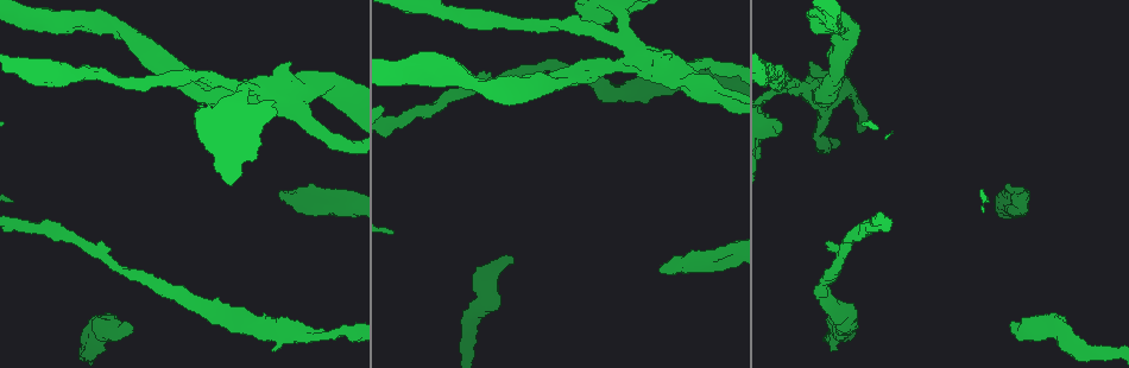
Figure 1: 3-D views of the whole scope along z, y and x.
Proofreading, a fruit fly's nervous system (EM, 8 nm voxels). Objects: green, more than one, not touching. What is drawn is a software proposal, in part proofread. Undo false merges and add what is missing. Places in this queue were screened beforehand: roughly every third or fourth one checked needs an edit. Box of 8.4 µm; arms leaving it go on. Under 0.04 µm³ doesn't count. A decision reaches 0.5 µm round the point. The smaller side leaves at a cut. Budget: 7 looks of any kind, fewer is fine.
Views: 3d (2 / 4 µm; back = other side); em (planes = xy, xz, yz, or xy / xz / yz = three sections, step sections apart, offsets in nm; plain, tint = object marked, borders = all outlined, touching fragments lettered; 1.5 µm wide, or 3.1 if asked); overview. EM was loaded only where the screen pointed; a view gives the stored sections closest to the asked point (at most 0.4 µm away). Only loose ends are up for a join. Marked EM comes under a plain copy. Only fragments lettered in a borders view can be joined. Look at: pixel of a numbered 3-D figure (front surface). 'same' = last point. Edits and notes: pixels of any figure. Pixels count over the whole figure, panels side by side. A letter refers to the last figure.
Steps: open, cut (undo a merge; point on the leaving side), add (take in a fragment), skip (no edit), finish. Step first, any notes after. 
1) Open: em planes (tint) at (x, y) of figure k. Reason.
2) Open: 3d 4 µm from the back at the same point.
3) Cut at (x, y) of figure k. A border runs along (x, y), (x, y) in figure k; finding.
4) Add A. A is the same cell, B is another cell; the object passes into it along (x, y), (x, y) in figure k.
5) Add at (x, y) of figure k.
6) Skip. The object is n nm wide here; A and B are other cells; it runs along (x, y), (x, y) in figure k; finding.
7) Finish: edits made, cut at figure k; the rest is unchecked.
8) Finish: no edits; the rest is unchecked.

Open: em xy step 8 (borders) at (131, 330) of figure 1. Branch stops here.

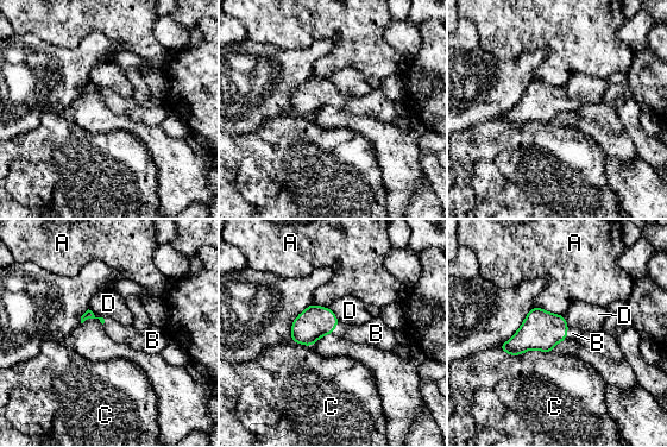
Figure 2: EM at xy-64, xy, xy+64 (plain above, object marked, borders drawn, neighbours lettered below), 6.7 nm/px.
Add B. B is the same cell, A, C and D are other cells; the object passes into it along (315, 321), (333, 328), (366, 334) in figure 2; the neuron continues.

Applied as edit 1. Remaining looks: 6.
Open: 3d 4 µm at (1026, 194) of figure 1. Branch stops here.

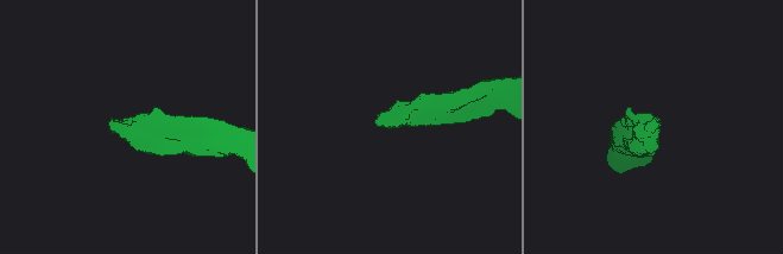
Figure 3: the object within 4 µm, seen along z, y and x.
Open: em planes (borders) at (378, 126) of figure 3. Shape alone is not enough.

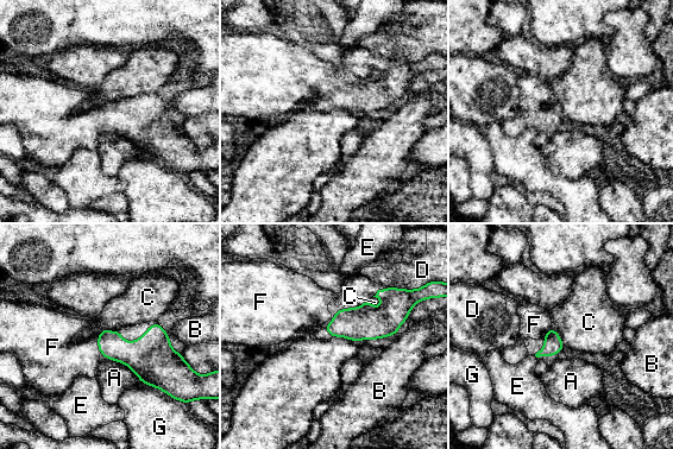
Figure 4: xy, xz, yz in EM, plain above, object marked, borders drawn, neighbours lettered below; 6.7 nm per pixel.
Add F. F is the same cell, A, B, C, D, E and G are other cells; the object passes into it along (553, 343), (546, 333), (534, 324) in figure 4; the neuron continues.

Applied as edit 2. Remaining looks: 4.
Open: 3d 2 µm at (303, 337) of figure 1. Sudden change in width.

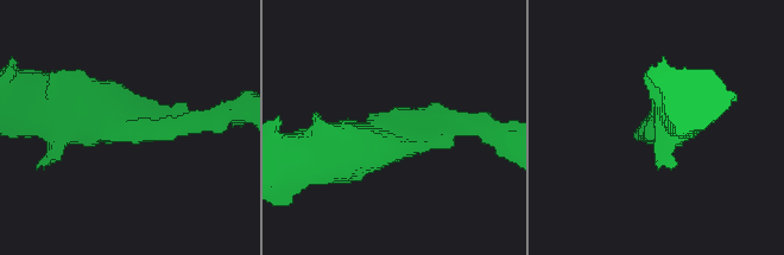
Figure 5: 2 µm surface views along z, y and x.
Open: em planes (borders) at (391, 139) of figure 5. The arms are 160, 440 nm wide; now the EM.

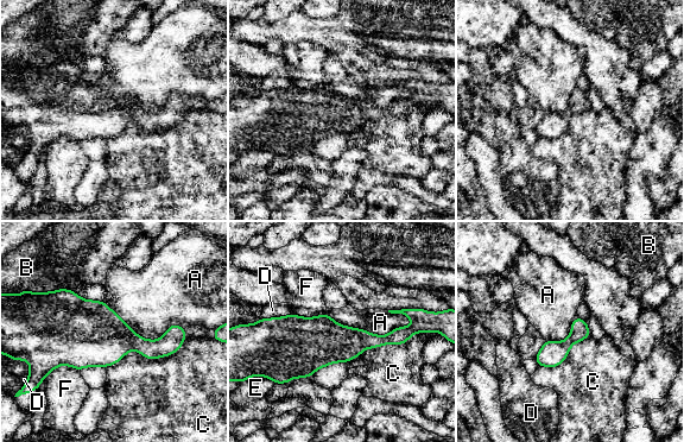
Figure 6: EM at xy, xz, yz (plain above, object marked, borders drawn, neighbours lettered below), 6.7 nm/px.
Skip. A, B, C, D, E and F are other cells; a border runs along (324, 313), (380, 335), (413, 323) in figure 6; one neuron here.

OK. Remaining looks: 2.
Finish: edits made, add at figure 2, add at figure 4; the rest is unchecked.

